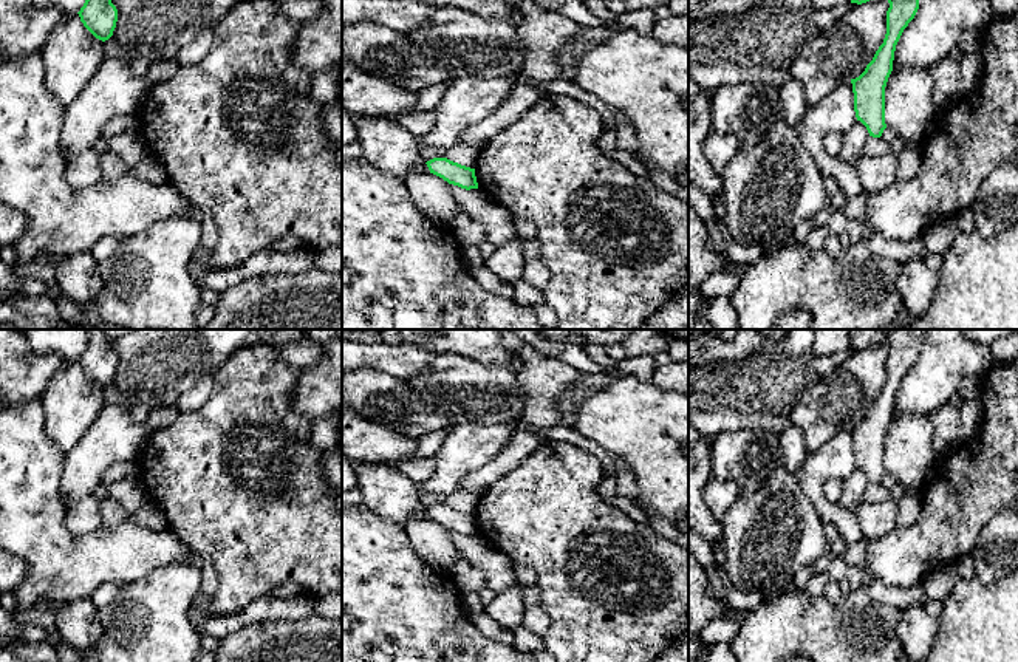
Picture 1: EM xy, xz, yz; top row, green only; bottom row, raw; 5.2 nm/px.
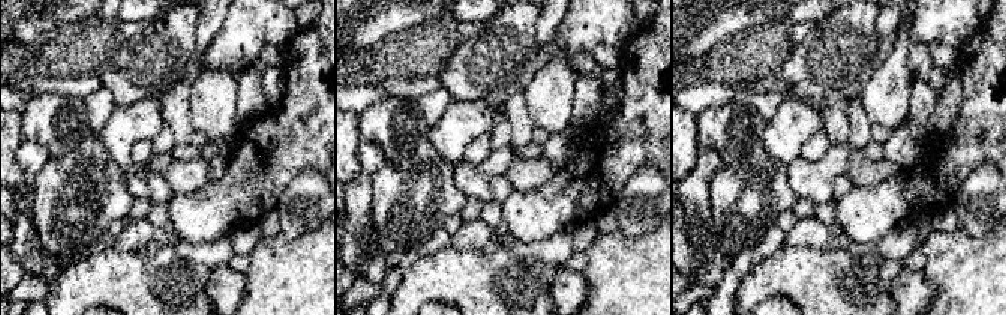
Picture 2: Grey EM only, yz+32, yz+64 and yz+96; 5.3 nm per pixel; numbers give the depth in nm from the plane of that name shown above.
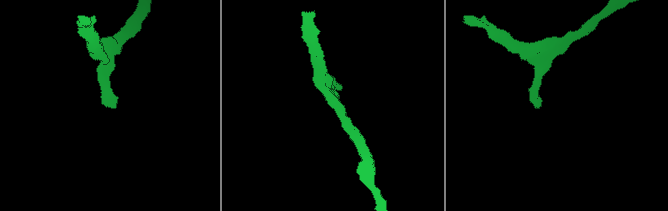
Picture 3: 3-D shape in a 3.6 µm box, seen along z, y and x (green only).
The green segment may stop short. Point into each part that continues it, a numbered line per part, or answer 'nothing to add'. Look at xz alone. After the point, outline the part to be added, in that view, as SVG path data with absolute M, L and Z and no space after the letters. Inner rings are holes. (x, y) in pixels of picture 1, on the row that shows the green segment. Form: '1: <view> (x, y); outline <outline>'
nothing to add

